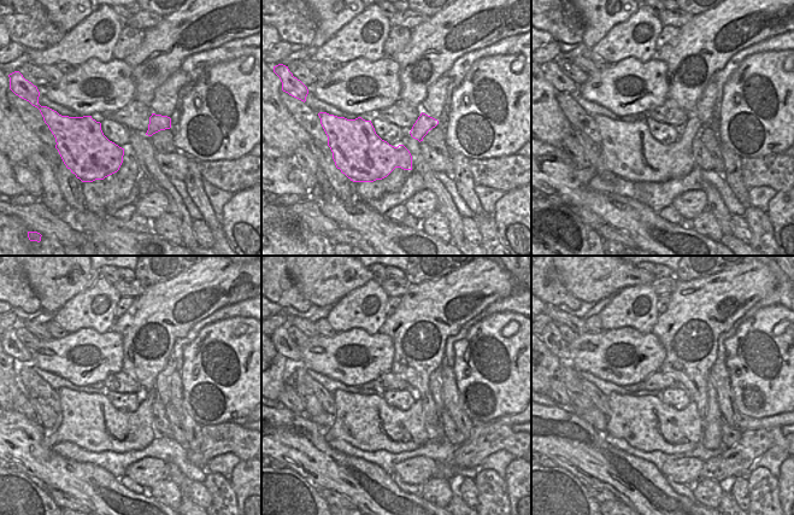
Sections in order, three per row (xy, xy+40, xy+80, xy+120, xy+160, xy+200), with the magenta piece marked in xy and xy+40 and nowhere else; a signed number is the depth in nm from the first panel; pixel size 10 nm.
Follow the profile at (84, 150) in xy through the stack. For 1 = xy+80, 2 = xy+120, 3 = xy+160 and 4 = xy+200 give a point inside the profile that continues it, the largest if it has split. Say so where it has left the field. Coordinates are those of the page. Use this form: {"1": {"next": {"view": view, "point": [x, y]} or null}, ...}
{"1": {"next": {"view": "xy+80", "point": [629, 150]}}, "2": {"next": {"view": "xy+120", "point": [90, 421]}}, "3": {"next": {"view": "xy+160", "point": [368, 422]}}, "4": {"next": {"view": "xy+200", "point": [647, 423]}}}

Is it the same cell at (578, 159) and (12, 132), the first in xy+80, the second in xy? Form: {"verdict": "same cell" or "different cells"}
{"verdict": "different cells"}

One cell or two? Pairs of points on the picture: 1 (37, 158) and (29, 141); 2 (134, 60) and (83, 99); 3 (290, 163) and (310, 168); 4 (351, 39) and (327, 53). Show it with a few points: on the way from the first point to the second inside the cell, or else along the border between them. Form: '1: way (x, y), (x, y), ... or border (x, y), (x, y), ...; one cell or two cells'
1: border (41, 153), (33, 153), (24, 163); two cells
2: border (123, 59), (131, 70), (135, 93); two cells
3: border (293, 156), (298, 165); two cells
4: way (345, 45), (333, 50); one cell

